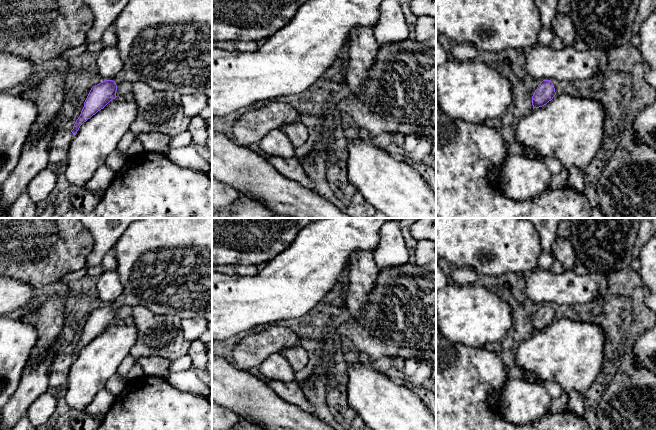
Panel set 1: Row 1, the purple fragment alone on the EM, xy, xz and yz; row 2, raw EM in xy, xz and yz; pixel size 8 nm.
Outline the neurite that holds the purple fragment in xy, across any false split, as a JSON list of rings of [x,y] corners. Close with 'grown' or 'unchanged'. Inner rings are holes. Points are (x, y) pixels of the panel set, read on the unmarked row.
[[[141,218],[123,232],[113,248],[123,293],[112,304],[104,304],[91,312],[71,354],[73,359],[84,346],[117,321],[117,309],[122,306],[143,306],[156,314],[176,315],[181,320],[200,317],[212,321],[212,218]]] | grown

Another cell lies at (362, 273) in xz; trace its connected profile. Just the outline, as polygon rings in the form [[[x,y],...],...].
[[[357,251],[353,254],[347,271],[349,286],[346,299],[346,310],[352,317],[359,317],[363,313],[379,272],[374,251]]]

